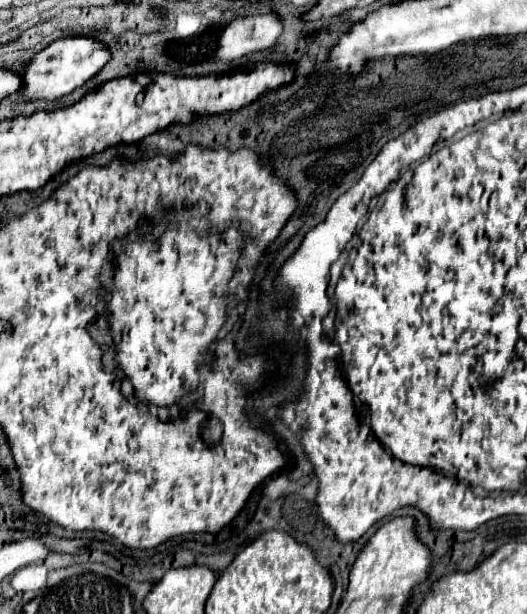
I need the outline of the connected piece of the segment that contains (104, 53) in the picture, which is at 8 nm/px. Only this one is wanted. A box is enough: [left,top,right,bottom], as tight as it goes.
[24,35,112,101]

